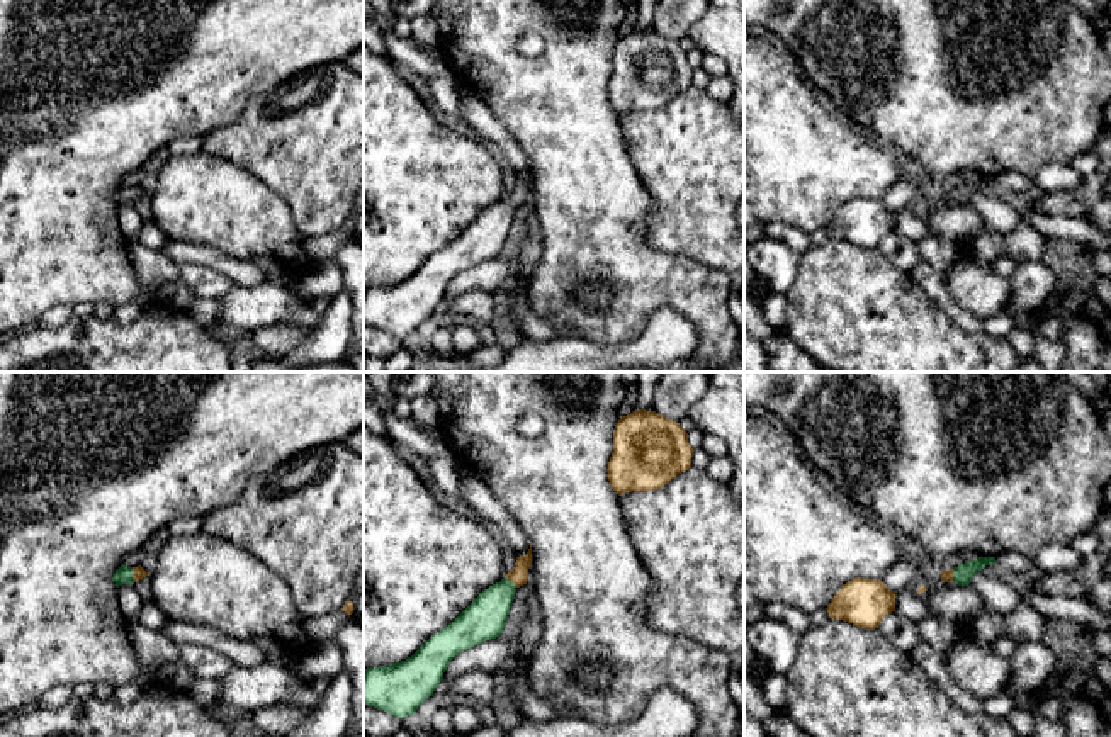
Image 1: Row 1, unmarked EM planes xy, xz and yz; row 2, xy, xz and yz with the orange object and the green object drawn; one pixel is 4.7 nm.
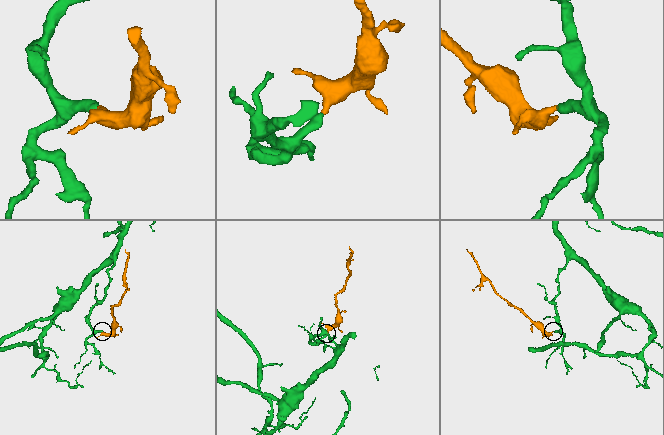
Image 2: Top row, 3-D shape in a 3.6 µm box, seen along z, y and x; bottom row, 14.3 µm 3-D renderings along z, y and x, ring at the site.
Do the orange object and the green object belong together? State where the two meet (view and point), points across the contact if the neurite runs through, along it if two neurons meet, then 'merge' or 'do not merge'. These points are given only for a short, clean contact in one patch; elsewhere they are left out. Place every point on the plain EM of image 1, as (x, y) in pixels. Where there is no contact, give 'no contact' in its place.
contact xy (133, 196); way xy (138, 192), (133, 196), (123, 194); merge

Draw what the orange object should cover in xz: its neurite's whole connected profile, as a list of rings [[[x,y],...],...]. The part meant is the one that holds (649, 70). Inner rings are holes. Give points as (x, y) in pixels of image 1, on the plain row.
[[[635,29],[615,46],[610,105],[618,115],[659,109],[691,87],[691,73],[680,42],[656,31]]]

